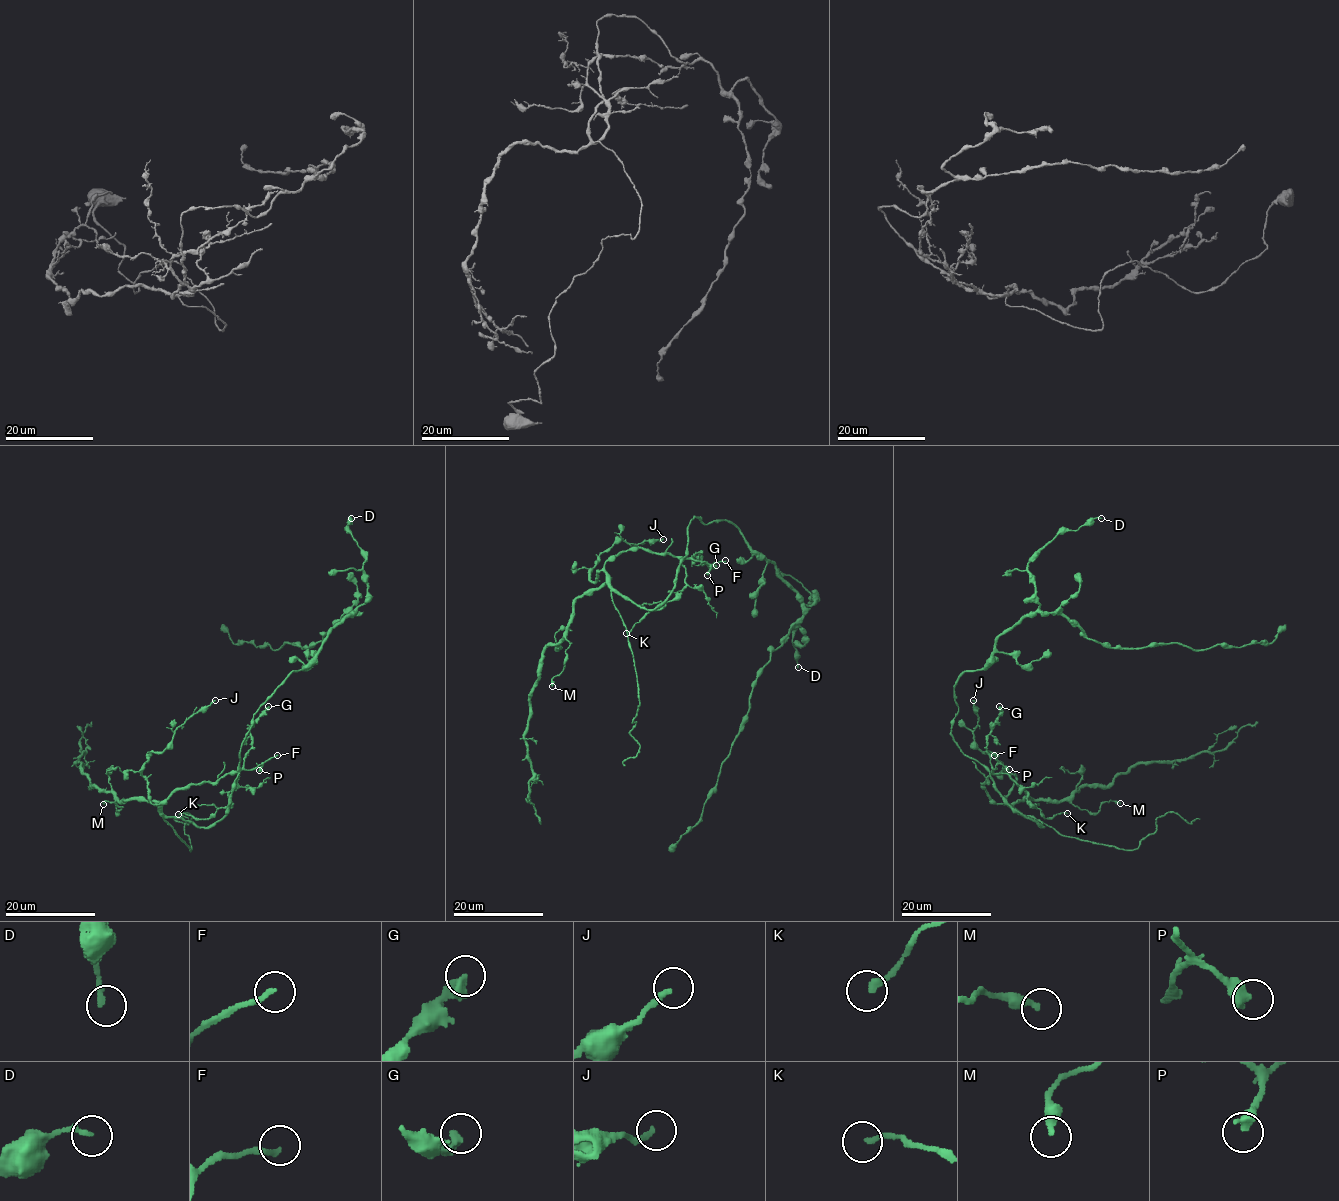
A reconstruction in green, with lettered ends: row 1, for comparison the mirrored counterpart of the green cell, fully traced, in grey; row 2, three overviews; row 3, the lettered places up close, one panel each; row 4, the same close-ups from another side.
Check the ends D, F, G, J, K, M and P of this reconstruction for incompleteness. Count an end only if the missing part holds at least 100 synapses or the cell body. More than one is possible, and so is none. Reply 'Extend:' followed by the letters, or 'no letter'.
Extend: no letter

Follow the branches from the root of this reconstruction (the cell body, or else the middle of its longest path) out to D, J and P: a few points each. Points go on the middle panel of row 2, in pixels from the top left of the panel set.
D: (699, 519), (705, 524), (730, 521), (805, 604), (814, 601), (812, 595), (793, 638), (798, 667)
J: (699, 519), (688, 525), (685, 557), (623, 550), (590, 579), (598, 556), (617, 541), (663, 539)
P: (699, 519), (694, 517), (688, 525), (685, 557), (705, 561), (709, 566), (707, 575)

